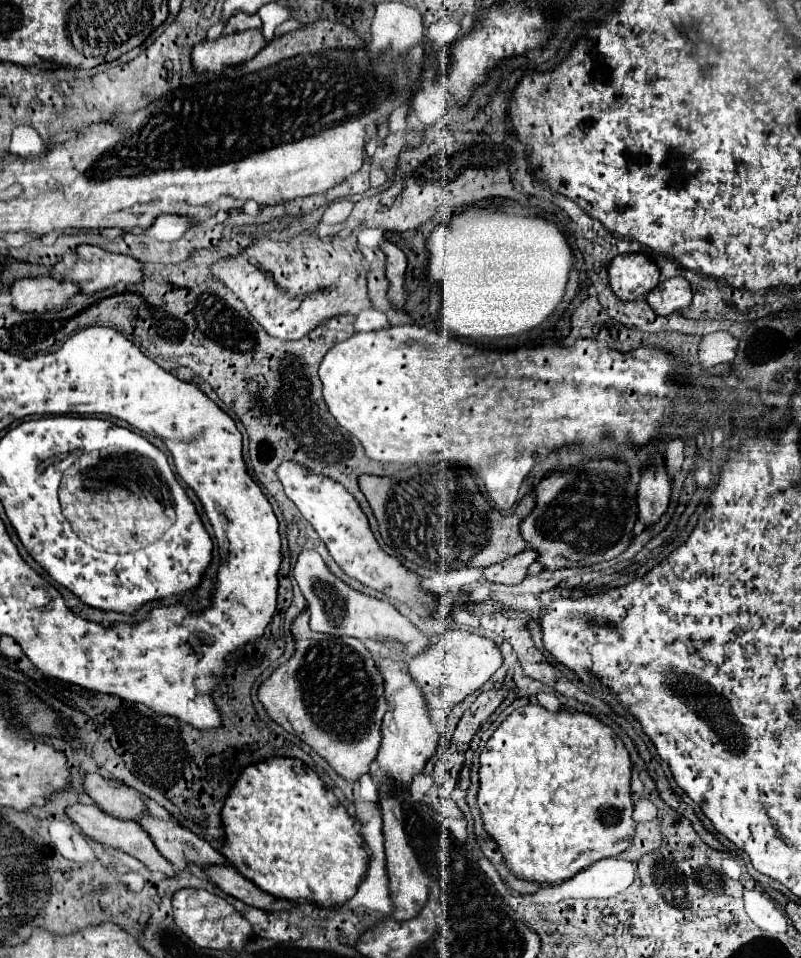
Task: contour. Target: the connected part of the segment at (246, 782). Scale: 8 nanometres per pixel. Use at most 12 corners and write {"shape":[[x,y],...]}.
{"shape":[[299,759],[249,765],[221,853],[273,897],[335,909],[369,869]]}

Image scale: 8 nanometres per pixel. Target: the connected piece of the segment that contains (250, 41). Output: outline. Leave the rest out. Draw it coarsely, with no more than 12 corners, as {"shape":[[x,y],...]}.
{"shape":[[261,31],[221,35],[193,47],[193,71],[221,73],[251,61]]}

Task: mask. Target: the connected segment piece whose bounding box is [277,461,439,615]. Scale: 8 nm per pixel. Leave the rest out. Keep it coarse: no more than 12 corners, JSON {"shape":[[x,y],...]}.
{"shape":[[281,461],[285,495],[349,577],[419,615],[439,605],[379,547],[353,495]]}

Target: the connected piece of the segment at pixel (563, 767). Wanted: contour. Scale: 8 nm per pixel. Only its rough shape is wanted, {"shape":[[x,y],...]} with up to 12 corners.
{"shape":[[515,709],[477,805],[561,883],[633,845],[631,759],[583,711]]}

